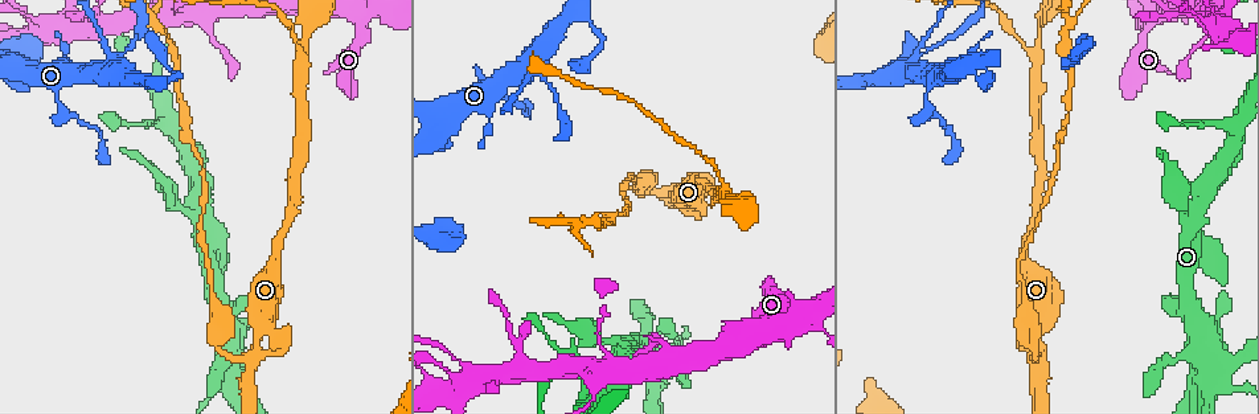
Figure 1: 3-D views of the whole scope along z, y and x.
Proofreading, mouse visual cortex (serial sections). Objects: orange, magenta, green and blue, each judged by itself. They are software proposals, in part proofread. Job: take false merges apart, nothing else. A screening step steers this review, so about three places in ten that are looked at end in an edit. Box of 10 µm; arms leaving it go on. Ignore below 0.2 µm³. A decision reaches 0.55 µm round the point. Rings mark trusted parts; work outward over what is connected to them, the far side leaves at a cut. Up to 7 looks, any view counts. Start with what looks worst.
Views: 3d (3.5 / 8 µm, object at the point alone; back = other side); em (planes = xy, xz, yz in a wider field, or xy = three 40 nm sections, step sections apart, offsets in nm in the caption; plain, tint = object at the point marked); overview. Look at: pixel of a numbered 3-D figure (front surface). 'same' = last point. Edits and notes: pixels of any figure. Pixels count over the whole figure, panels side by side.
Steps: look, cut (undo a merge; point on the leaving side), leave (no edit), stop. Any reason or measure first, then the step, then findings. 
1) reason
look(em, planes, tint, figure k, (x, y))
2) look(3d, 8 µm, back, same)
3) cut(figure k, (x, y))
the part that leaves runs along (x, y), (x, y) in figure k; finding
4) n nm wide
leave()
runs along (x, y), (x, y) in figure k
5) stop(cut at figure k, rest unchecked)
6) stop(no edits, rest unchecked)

side arm on a straight run
look(3d, 3.5 µm, figure 1, (911, 71))

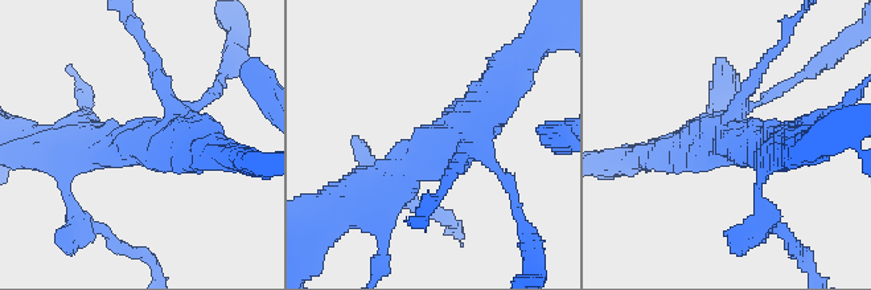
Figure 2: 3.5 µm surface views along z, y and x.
look(em, xy, step 1, tint, figure 2, (722, 139))

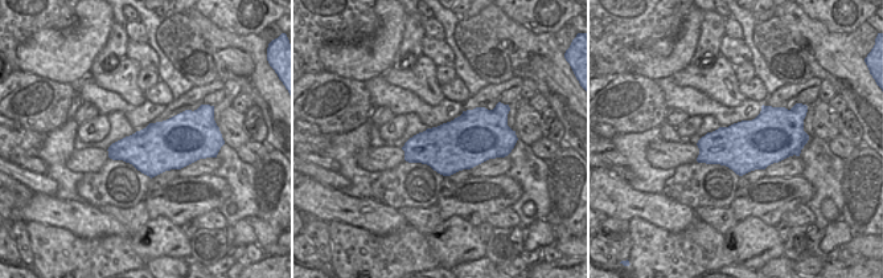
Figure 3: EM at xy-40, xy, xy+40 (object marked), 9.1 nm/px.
look(em, planes, tint, same)

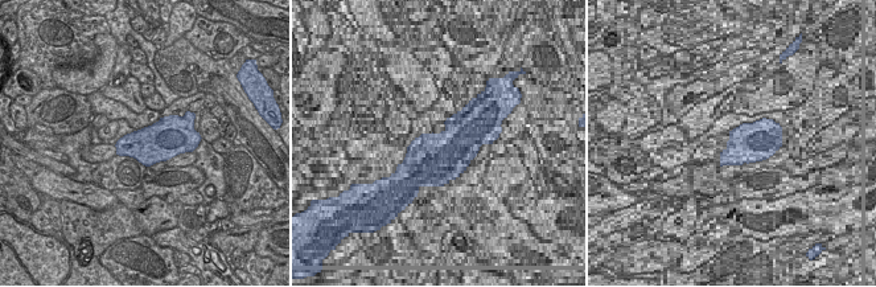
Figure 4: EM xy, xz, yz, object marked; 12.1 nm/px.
leave()
runs along (383, 187), (465, 130), (514, 69) in figure 2; continuous, no second cell

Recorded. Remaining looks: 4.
side arm on a straight run
look(3d, 3.5 µm, figure 1, (721, 193))

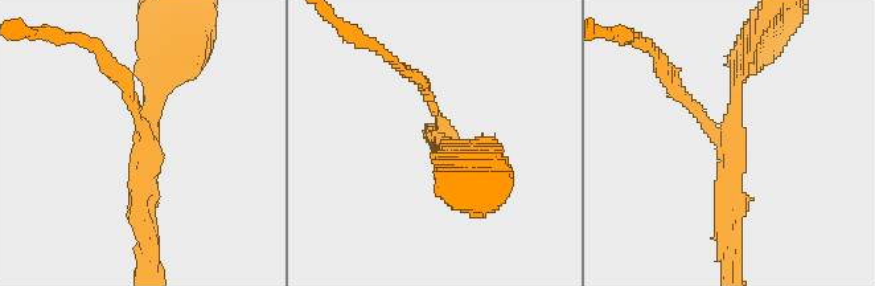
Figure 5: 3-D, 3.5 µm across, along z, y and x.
look(em, planes, tint, figure 5, (146, 142))

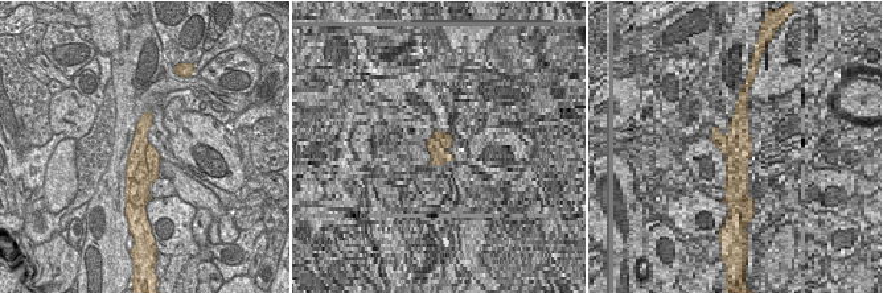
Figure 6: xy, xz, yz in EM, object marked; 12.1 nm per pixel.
cut(figure 5, (684, 97))
border along (150, 144), (146, 162), (153, 181) in figure 6; a second cell is stuck on

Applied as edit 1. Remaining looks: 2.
arms run side by side
look(3d, 3.5 µm, figure 1, (366, 20))

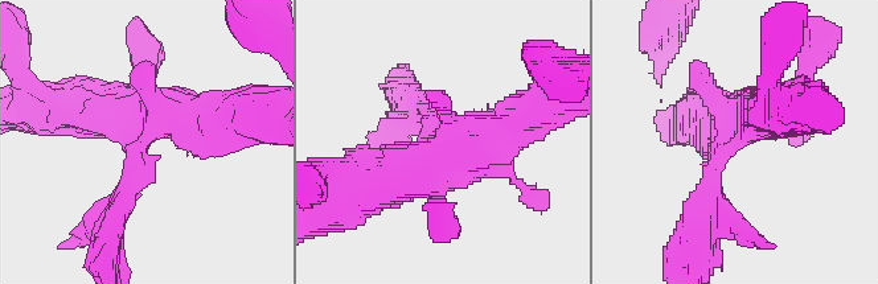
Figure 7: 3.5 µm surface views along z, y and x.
look(em, xy, step 3, tint, figure 7, (143, 142))

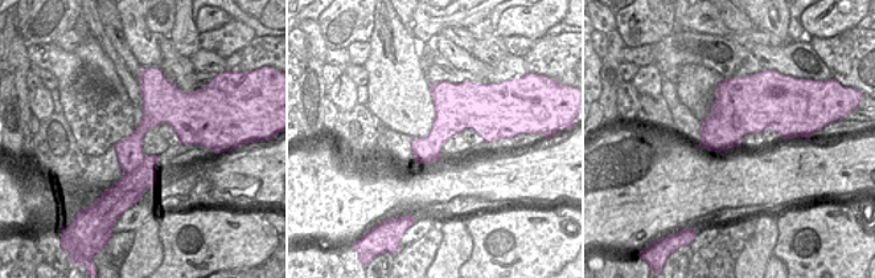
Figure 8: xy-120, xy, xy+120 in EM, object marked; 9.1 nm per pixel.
leave()
one cell here

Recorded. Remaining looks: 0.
stop(cut at figure 5, rest unchecked)

